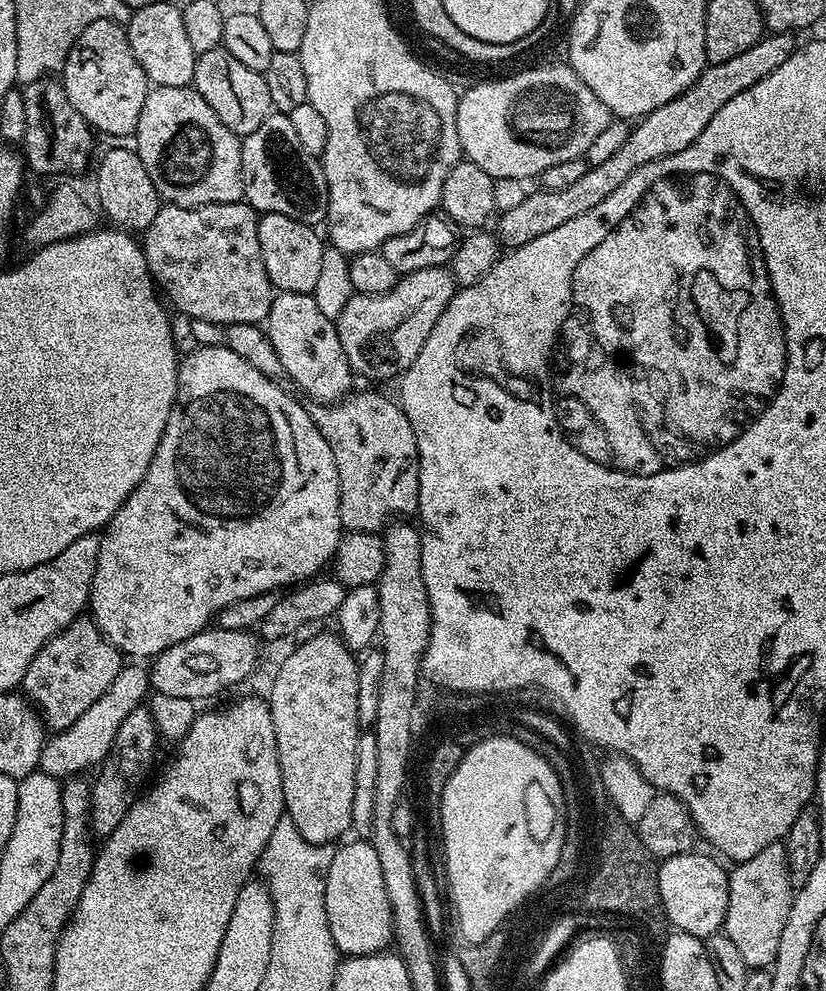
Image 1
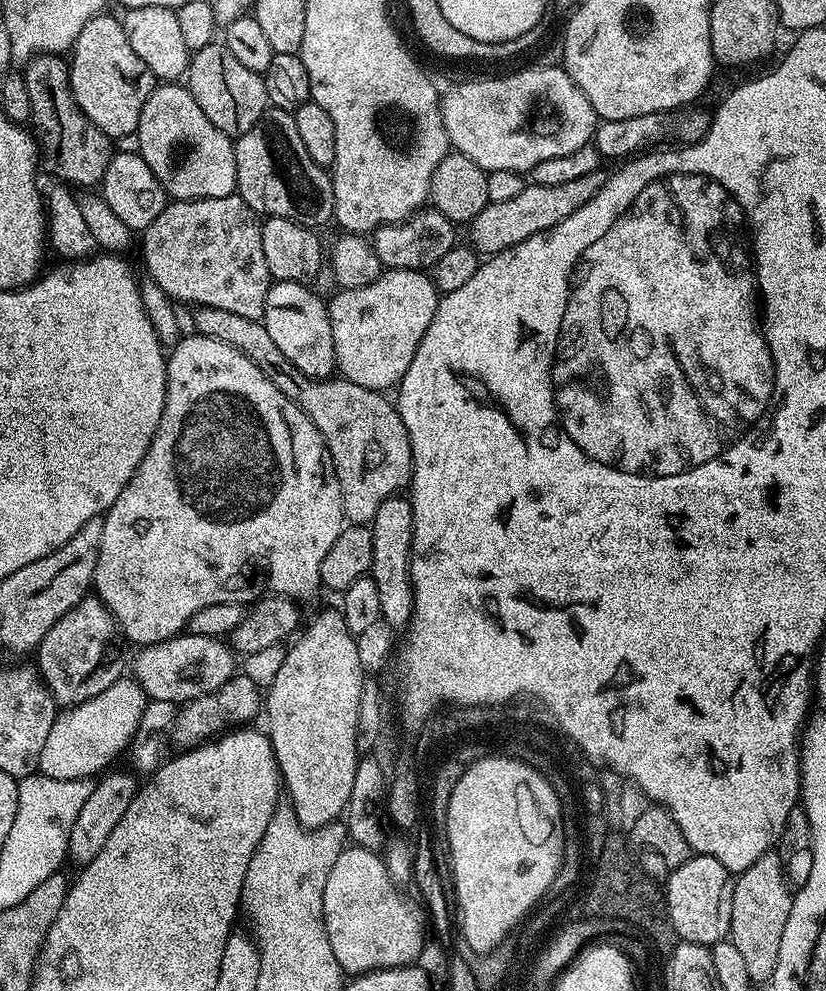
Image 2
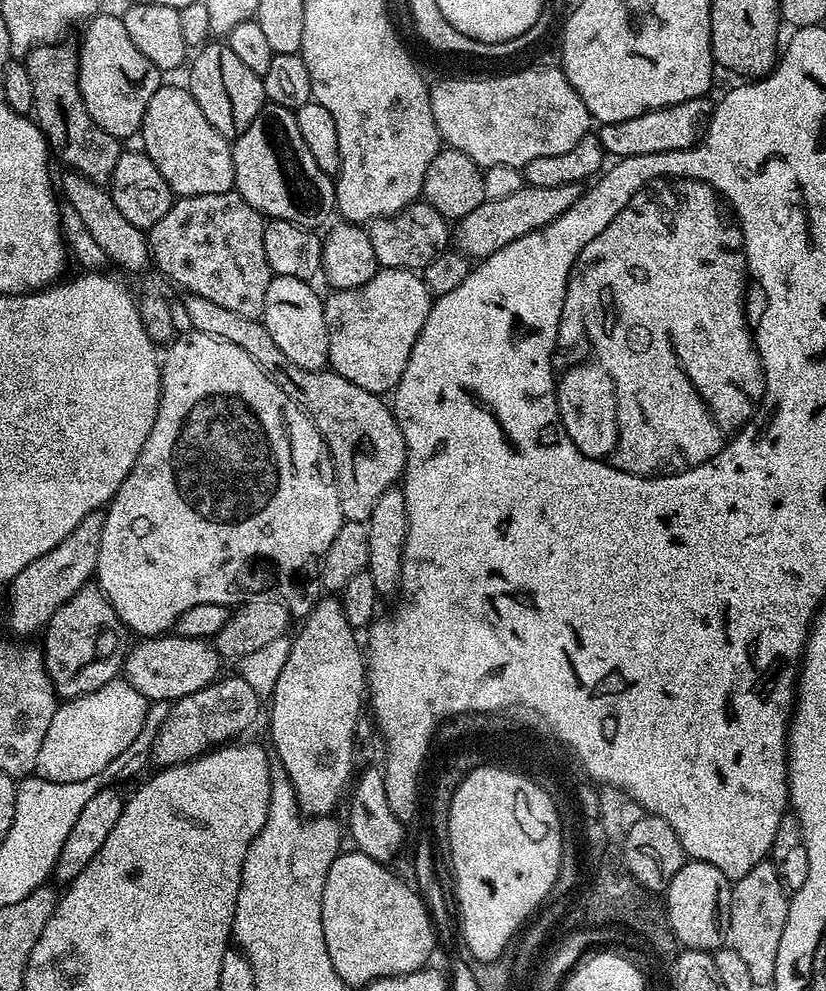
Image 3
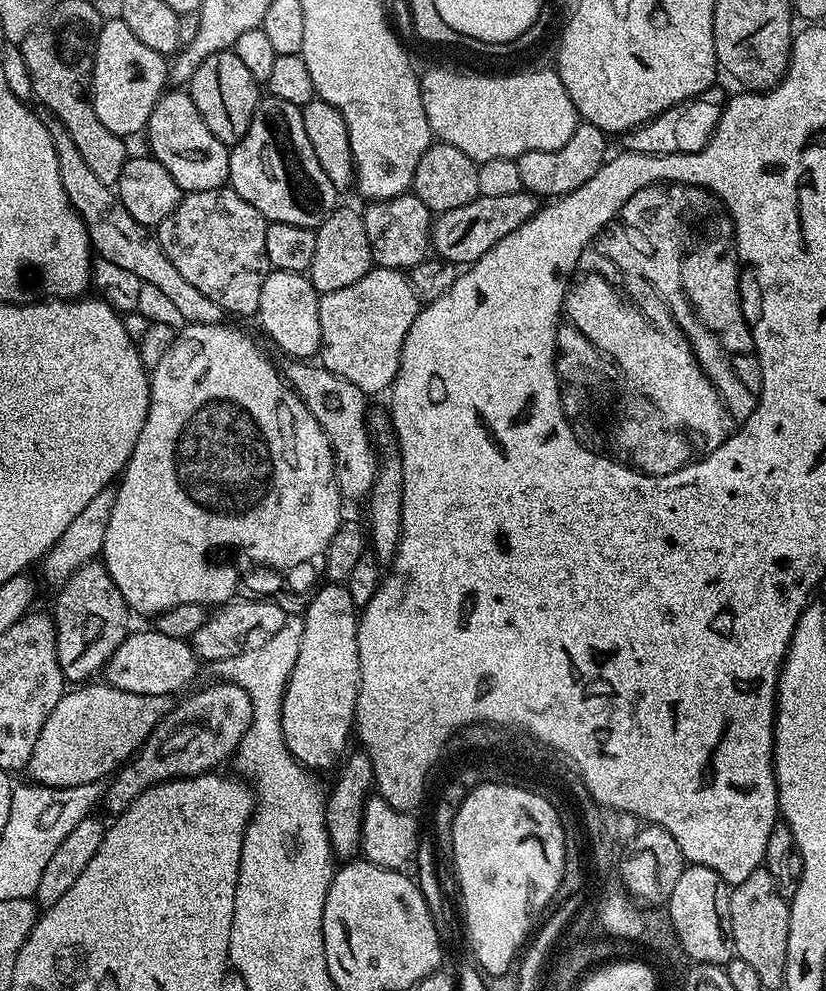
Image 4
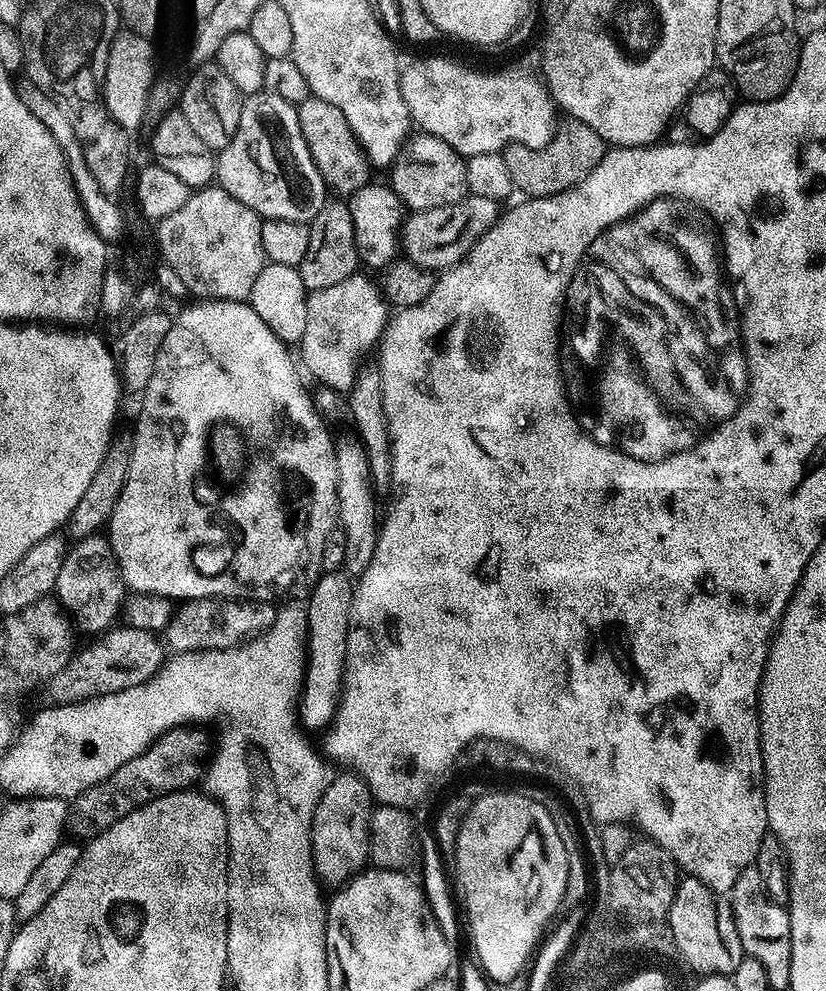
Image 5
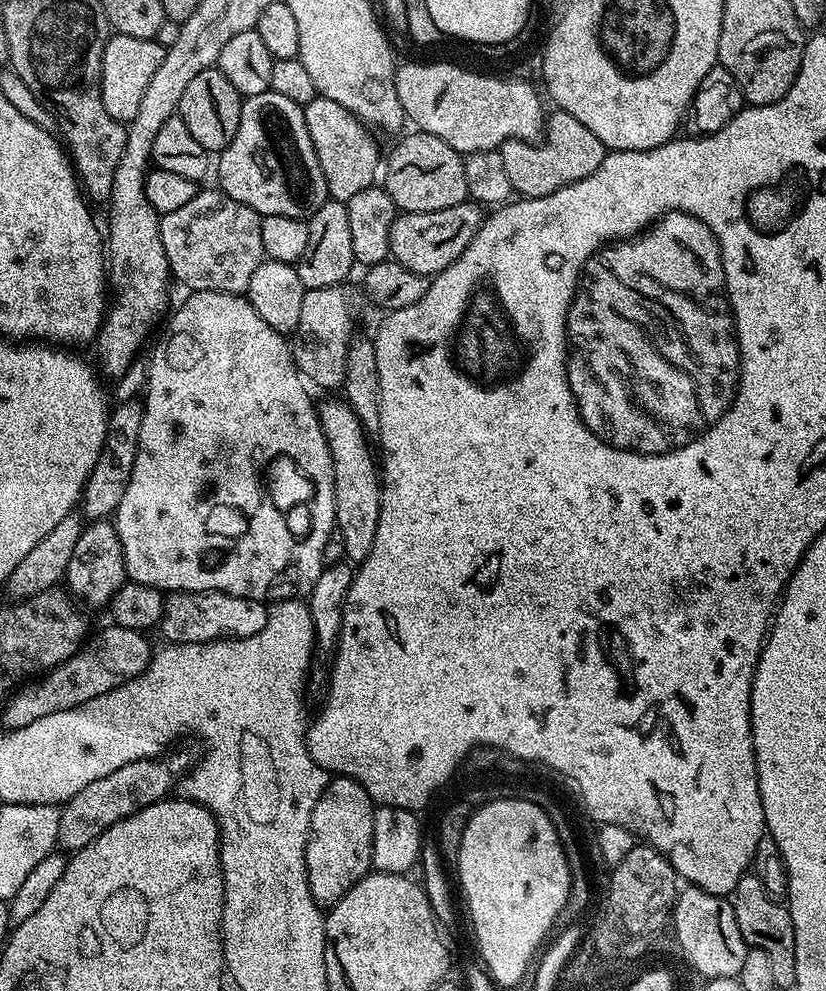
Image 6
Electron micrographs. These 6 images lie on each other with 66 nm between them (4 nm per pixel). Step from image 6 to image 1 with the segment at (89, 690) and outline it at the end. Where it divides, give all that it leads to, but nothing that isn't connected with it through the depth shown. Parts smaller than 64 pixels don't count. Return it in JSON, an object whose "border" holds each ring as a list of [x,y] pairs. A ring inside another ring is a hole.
{"border":[[[216,626],[162,650],[151,661],[151,687],[153,684],[152,688],[162,694],[201,702],[242,683],[255,670],[260,656],[261,641],[252,635],[251,631],[224,630]]]}

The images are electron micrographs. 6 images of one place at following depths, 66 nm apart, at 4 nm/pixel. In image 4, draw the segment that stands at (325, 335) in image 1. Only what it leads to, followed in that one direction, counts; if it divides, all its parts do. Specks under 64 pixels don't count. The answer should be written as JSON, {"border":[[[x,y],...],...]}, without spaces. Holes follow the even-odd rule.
{"border":[[[272,270],[262,284],[258,321],[285,357],[312,358],[320,351],[319,305],[320,296],[305,273]]]}

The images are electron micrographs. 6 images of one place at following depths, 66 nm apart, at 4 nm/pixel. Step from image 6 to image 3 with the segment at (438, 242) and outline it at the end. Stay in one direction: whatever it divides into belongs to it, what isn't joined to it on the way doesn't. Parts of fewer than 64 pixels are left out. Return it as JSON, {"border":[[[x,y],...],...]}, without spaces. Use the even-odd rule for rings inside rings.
{"border":[[[528,184],[522,190],[517,190],[511,198],[485,200],[478,210],[470,210],[462,219],[454,224],[454,244],[459,251],[469,258],[483,258],[502,250],[502,246],[510,246],[518,238],[546,226],[570,210],[574,202],[582,195],[579,184],[570,186],[534,186]]]}

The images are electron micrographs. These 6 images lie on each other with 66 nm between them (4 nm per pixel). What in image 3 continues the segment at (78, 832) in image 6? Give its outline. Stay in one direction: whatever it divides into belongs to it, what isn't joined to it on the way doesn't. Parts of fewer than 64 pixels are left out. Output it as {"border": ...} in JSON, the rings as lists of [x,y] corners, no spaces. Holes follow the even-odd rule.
{"border":[[[239,674],[226,676],[217,679],[215,684],[207,684],[202,690],[175,701],[169,707],[168,716],[153,742],[153,765],[169,768],[175,764],[184,764],[188,760],[203,756],[209,750],[215,750],[243,737],[240,735],[258,716],[261,697],[254,690],[254,686],[250,686],[250,682],[243,680]]]}

